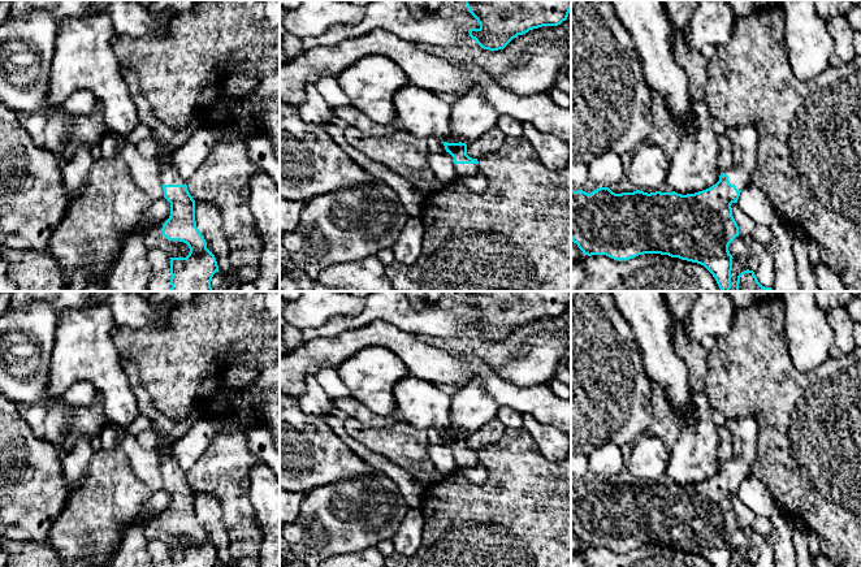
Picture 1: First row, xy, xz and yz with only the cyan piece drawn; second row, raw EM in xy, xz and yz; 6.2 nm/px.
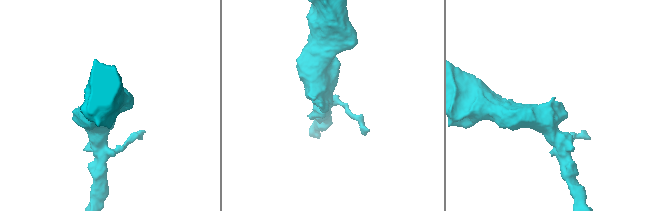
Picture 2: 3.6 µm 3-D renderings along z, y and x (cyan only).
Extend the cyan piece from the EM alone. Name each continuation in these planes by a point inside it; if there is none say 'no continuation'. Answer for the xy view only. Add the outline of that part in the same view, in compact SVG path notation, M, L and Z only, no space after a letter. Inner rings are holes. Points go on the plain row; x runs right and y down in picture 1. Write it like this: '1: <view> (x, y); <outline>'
1: xy (171, 431); M121 359L122 367L133 386L133 391L137 397L140 415L147 416L152 421L152 428L160 434L161 440L157 445L157 450L163 458L161 475L163 476L185 476L186 472L179 467L178 462L170 455L170 445L182 438L190 428L200 417L199 410L192 408L185 420L172 420L160 414L152 402L152 398L142 386L138 367L127 360Z

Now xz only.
1: xz (462, 461); M454 455L458 467L460 468L468 468L468 467L476 467L479 463L479 455Z

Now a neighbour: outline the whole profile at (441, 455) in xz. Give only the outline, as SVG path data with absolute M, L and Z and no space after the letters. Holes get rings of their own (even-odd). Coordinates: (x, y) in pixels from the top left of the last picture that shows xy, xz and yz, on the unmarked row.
M429 443L428 446L429 462L436 467L436 471L445 475L454 473L458 468L454 449L449 443Z

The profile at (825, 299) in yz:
M813 291L817 304L823 310L835 307L845 308L853 299L860 298L861 291Z

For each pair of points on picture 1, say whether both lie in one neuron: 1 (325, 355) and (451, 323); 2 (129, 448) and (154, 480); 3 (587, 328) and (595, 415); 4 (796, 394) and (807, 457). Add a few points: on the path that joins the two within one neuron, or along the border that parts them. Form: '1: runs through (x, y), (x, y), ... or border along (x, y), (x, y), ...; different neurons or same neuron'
1: border along (384, 321), (414, 334); different neurons
2: runs through (137, 455), (147, 466), (148, 472); same neuron
3: runs through (587, 350), (587, 386), (593, 393); same neuron
4: runs through (800, 410), (800, 414), (807, 420), (807, 441); same neuron

